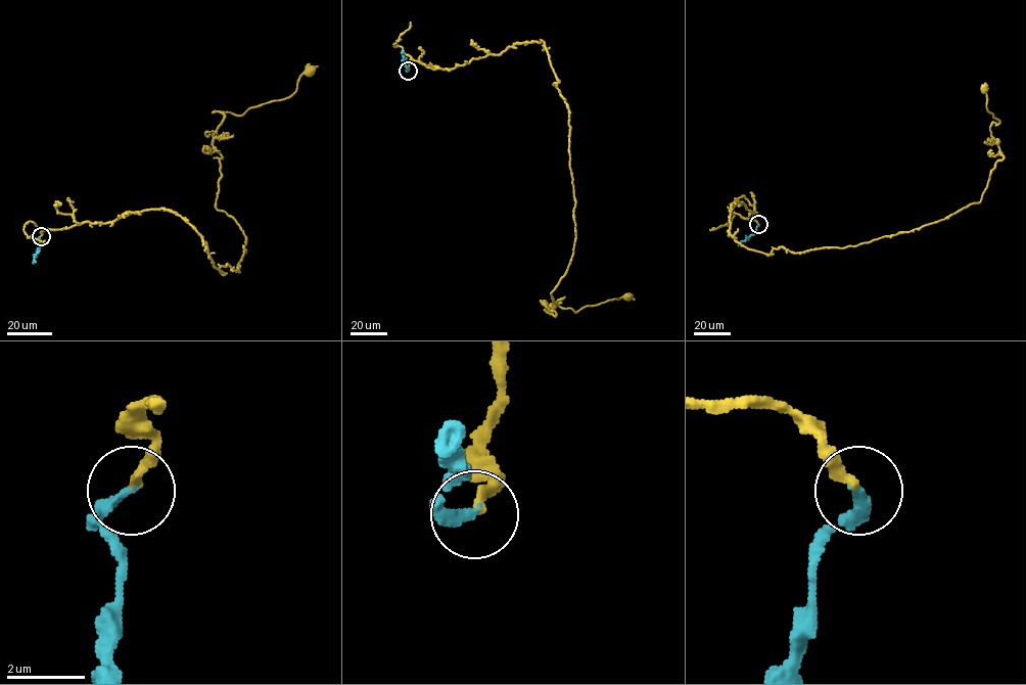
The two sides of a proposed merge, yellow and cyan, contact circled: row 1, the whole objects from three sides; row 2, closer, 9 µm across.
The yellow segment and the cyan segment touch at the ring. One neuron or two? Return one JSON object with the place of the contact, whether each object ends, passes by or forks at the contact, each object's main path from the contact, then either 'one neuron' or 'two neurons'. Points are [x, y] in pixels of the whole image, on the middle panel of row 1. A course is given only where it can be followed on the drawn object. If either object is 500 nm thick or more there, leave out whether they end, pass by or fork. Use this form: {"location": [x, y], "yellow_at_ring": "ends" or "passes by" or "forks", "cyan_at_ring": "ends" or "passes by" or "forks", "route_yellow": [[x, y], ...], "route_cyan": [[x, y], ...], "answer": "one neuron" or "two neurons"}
{"location": [408, 71], "yellow_at_ring": "ends", "cyan_at_ring": "ends", "route_yellow": [[408, 71], [411, 59], [453, 69], [542, 41], [568, 110], [575, 206], [571, 260], [549, 312], [628, 295]], "route_cyan": [[408, 71], [403, 50]], "answer": "one neuron"}

